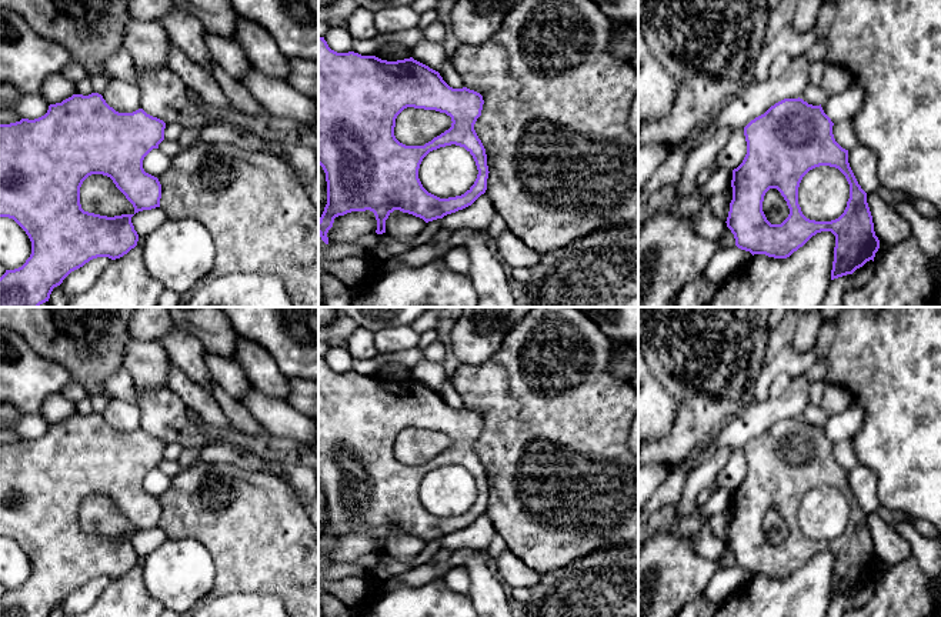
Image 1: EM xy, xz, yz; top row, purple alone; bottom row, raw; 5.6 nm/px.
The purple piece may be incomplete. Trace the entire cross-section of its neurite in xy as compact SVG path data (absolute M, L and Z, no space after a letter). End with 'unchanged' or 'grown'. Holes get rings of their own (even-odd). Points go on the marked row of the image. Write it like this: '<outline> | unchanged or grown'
M91 93L89 96L73 94L61 103L50 104L47 113L39 119L21 119L16 123L0 124L0 217L13 219L26 231L31 241L31 254L26 263L19 269L6 270L6 273L0 277L0 307L39 307L40 304L49 301L53 289L60 286L71 271L83 267L86 263L97 257L109 257L111 260L120 259L137 246L139 234L134 230L131 217L139 211L160 207L161 199L161 184L157 177L144 171L143 160L153 149L158 149L158 144L164 140L164 129L166 123L163 120L147 114L143 109L133 113L116 111L99 93ZM91 174L110 177L116 187L133 204L134 213L107 217L84 211L80 204L80 187Z | unchanged

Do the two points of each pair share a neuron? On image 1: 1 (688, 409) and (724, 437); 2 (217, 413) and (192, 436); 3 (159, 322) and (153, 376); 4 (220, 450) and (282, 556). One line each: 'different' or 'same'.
1: different
2: different
3: same
4: different

